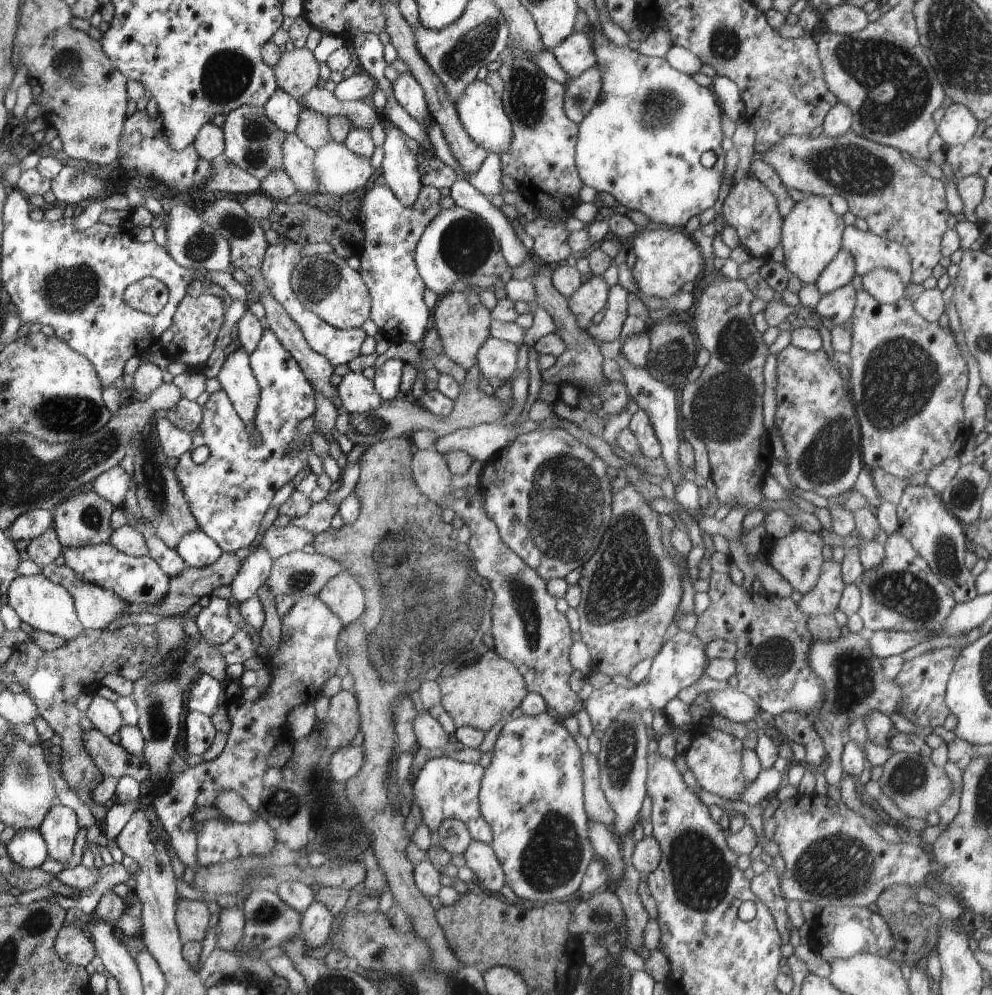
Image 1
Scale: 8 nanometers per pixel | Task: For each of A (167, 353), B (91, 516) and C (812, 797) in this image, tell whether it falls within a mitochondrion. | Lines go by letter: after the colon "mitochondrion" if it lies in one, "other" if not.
A: other
B: mitochondrion
C: other

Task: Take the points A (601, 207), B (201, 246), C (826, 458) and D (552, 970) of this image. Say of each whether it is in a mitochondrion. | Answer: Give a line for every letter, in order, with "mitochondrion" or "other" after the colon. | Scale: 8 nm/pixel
A: other
B: mitochondrion
C: mitochondrion
D: mitochondrion

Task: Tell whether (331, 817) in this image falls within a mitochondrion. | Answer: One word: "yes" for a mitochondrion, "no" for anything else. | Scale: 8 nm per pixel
yes

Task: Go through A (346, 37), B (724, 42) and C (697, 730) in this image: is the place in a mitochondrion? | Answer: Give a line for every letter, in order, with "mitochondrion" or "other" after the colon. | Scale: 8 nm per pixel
A: other
B: mitochondrion
C: other

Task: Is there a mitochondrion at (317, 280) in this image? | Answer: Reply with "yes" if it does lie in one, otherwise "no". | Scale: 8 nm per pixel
yes

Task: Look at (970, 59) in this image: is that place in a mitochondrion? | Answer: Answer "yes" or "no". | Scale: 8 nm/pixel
yes

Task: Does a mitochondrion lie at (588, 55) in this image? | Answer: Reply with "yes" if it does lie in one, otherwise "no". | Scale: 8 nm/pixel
no

